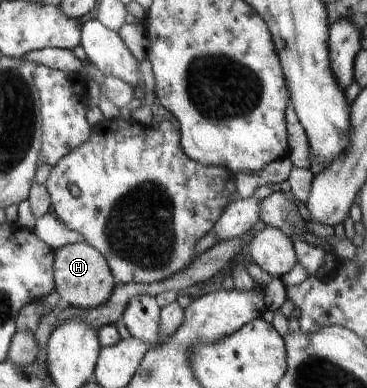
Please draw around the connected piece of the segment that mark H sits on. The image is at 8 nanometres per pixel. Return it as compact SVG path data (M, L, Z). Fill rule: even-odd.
M85 242L62 246L56 250L54 261L55 290L72 308L93 309L110 300L115 286L114 274L109 271L110 264L98 249Z

